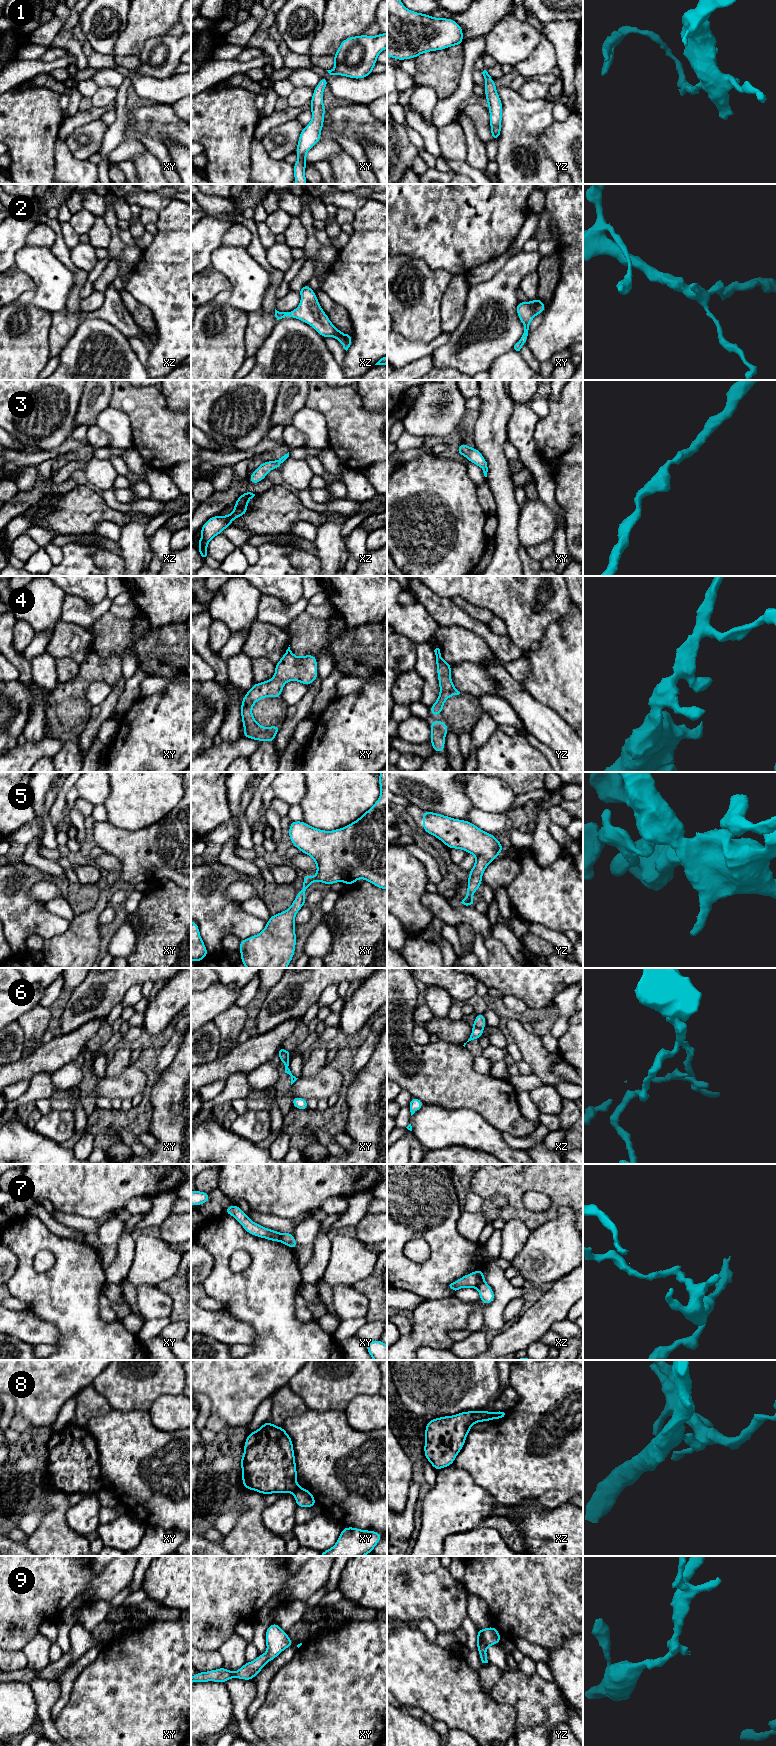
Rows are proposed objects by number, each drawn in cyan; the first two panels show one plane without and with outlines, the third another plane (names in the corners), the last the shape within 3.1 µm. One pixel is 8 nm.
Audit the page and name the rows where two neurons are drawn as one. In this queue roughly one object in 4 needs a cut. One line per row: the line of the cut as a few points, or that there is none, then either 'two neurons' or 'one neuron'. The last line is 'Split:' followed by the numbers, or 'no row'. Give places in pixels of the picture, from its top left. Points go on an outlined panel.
1: no cut; one neuron
2: no cut; one neuron
3: no cut; one neuron
4: no cut; one neuron
5: no cut; one neuron
6: cut in xz along (473, 1026), (482, 1030); two neurons
7: cut in xz along (482, 1278), (475, 1286); two neurons
8: cut in xz along (491, 1412), (492, 1419); two neurons
9: no cut; one neuron
Split: 6, 7, 8

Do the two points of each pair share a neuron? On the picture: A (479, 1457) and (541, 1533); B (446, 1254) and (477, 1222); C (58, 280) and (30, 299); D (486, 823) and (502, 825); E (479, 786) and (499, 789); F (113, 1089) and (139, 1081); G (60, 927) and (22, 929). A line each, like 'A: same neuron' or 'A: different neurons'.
A: different neurons
B: different neurons
C: same neuron
D: same neuron
E: same neuron
F: same neuron
G: same neuron

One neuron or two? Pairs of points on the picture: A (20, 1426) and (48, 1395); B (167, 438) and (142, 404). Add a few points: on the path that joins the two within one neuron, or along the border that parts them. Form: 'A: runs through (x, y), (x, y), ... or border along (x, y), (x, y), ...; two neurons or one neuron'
A: border along (16, 1412), (30, 1424); two neurons
B: runs through (159, 430), (154, 425), (149, 412); one neuron

